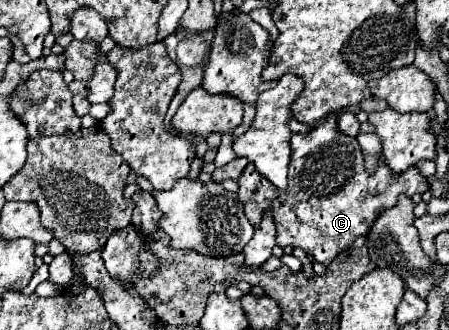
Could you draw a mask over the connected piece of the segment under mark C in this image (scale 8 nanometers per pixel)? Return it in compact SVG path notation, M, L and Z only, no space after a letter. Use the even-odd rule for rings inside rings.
M334 115L320 121L320 125L306 135L294 133L290 147L290 183L286 191L276 189L274 193L274 186L249 163L238 179L237 195L255 228L268 205L278 231L276 243L280 247L300 247L322 265L330 265L340 251L348 249L358 237L368 235L380 211L396 205L398 193L412 197L414 193L426 193L430 189L428 179L422 177L418 167L408 167L396 175L388 169L384 157L378 159L378 167L370 175L358 141L350 135L342 135Z

